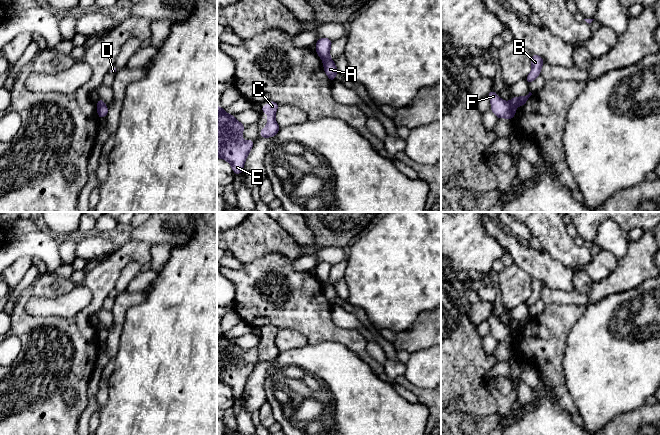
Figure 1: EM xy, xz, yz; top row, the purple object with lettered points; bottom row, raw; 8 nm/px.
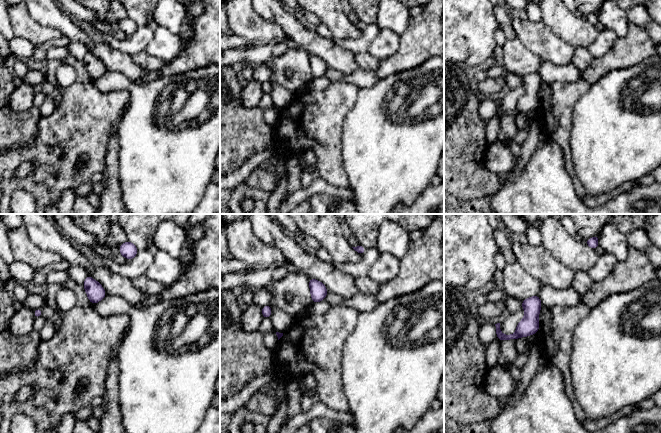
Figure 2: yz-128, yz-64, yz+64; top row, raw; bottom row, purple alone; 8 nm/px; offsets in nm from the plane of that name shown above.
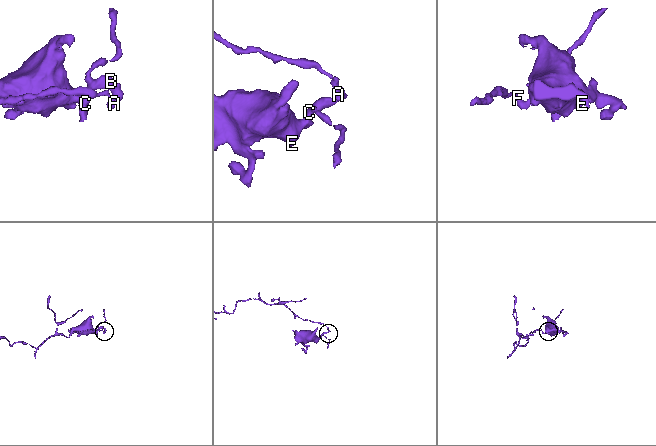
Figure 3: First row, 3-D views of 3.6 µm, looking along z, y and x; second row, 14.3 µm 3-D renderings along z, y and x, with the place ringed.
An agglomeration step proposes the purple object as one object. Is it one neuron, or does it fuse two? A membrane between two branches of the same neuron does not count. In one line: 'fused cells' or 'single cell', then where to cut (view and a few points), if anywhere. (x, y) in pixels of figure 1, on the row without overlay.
fused cells; cut in xz along (331, 284), (323, 285)

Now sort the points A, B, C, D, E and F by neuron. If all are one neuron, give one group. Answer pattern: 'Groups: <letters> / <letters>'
Groups: A B C D E / F

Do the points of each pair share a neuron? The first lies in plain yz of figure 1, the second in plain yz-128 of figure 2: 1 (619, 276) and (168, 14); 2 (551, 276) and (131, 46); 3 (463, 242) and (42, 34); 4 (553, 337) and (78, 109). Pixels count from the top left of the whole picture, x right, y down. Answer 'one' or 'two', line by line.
1: two
2: two
3: one
4: one

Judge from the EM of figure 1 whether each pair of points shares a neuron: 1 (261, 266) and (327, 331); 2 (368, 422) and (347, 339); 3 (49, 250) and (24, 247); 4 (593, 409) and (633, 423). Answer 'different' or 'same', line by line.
1: same
2: different
3: same
4: different

